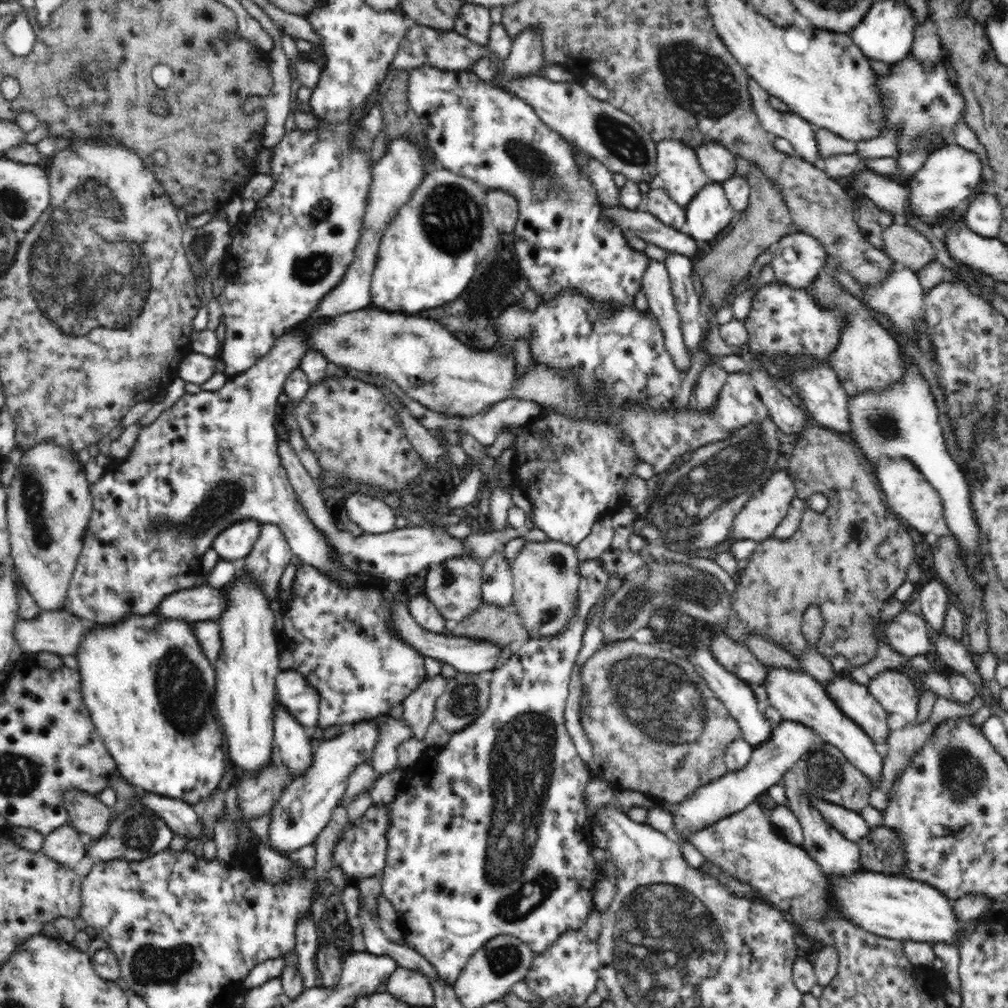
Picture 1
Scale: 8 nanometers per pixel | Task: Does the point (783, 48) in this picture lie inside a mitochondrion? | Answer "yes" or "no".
no

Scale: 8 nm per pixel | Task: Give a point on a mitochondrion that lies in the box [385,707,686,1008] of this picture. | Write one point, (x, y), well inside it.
(504, 959)

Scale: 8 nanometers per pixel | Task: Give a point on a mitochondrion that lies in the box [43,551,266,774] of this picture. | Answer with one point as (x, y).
(183, 697)

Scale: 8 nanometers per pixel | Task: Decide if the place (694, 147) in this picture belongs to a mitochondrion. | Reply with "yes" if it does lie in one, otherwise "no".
no

